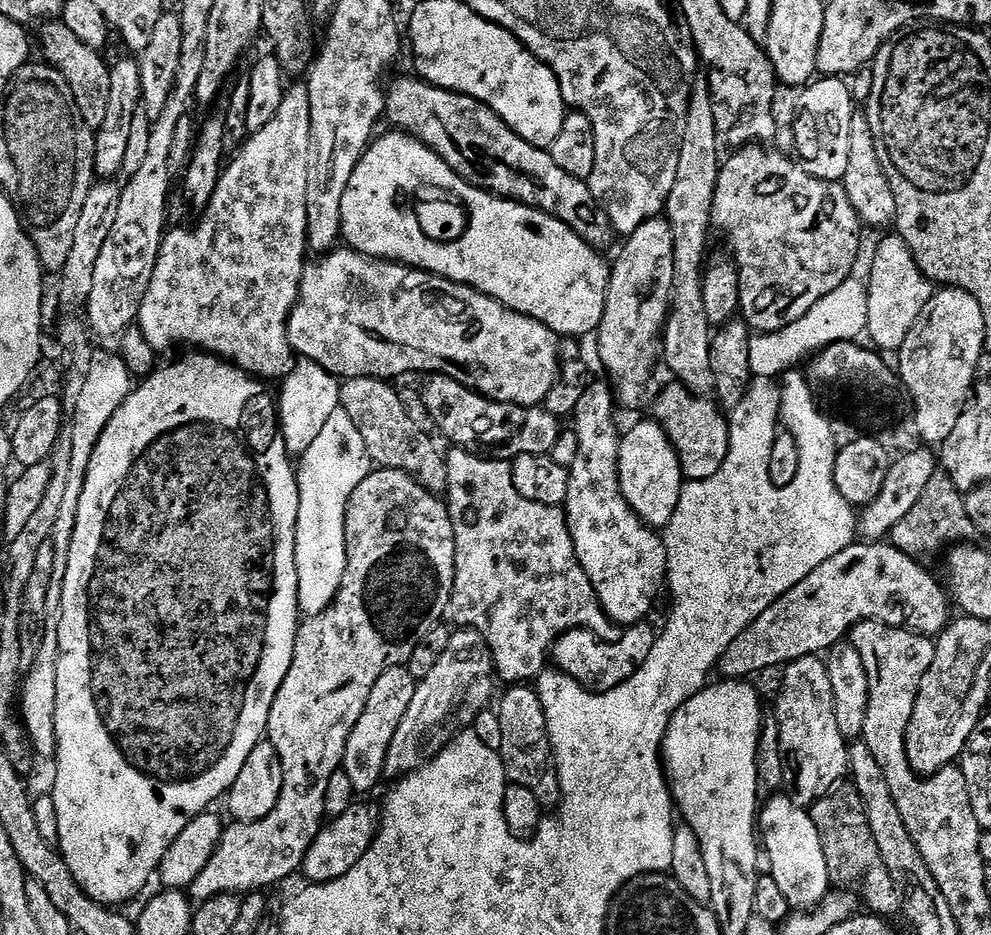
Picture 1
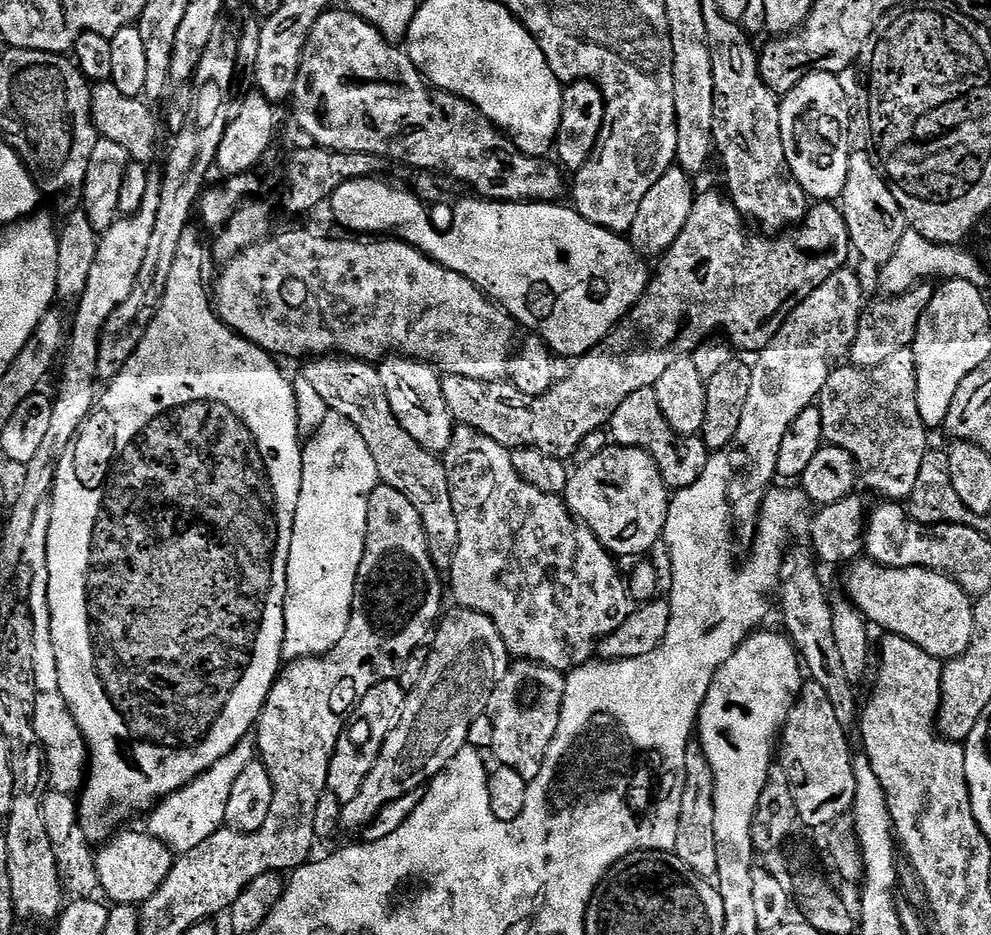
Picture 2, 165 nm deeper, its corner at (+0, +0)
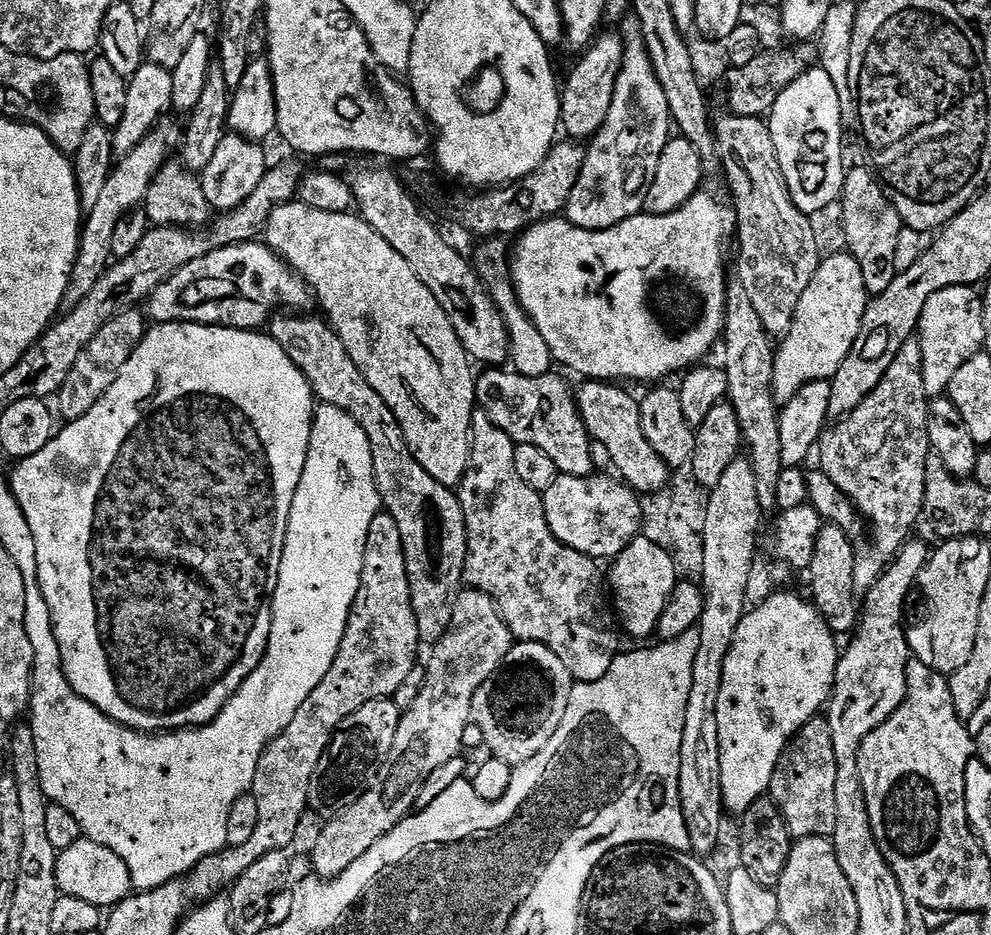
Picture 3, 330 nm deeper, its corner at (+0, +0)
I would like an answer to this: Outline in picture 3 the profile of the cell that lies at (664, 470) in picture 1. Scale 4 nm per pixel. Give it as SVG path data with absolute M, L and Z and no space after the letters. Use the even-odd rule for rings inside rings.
M608 474L590 476L557 475L555 482L542 493L546 522L568 548L578 550L597 562L608 562L642 532L642 500L627 484Z

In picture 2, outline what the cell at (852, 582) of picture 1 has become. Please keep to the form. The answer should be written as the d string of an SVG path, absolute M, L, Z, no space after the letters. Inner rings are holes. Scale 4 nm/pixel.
M867 558L857 559L847 572L848 581L844 584L845 590L848 591L847 599L860 611L869 625L876 627L877 624L878 627L885 628L885 633L914 642L914 646L926 650L926 654L941 662L955 660L970 646L974 627L974 600L949 576L931 572L928 568L884 568Z

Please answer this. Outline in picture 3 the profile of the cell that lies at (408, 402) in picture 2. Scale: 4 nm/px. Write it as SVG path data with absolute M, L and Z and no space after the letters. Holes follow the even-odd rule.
M299 202L280 204L268 219L266 243L297 276L301 276L308 283L318 304L320 300L320 308L325 312L323 315L326 317L327 323L331 324L332 329L338 334L338 338L342 338L342 346L346 346L346 354L350 354L350 358L354 358L354 366L358 366L358 370L366 378L366 382L370 382L372 389L380 395L382 402L386 402L386 406L390 406L394 418L398 418L408 448L422 466L422 470L426 470L426 474L430 474L430 478L442 482L442 486L455 489L461 478L464 477L464 472L468 468L468 458L472 454L472 414L478 408L476 376L474 371L472 372L473 361L462 346L458 334L454 334L454 326L450 326L450 318L446 318L446 310L442 310L442 306L438 306L438 298L434 298L434 294L430 294L430 290L426 290L422 278L418 278L418 274L414 274L414 270L410 270L410 262L406 262L406 258L402 258L402 254L398 254L398 250L394 250L394 246L390 246L390 242L386 242L386 238L382 238L382 234L378 234L363 218L351 211L330 214L326 210L314 210Z

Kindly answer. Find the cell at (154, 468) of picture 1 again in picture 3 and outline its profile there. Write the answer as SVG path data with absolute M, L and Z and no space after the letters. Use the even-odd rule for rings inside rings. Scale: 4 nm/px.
M181 322L181 323L178 323L178 324L156 324L156 325L155 325L155 326L152 326L152 327L149 327L149 328L148 328L148 329L147 329L147 331L145 331L145 334L144 334L144 337L143 337L143 338L142 338L142 342L141 342L141 343L140 343L140 345L139 345L139 346L137 346L137 347L136 347L136 349L135 349L135 350L134 350L134 354L130 354L130 358L129 358L129 359L128 359L128 361L127 361L127 362L126 362L126 366L122 366L122 370L121 370L121 371L120 371L120 376L119 376L119 378L118 378L118 379L116 379L116 381L115 381L115 382L114 382L114 386L110 386L110 390L106 390L106 394L105 394L105 395L104 395L104 396L103 396L103 397L102 397L102 399L100 399L100 400L99 400L99 401L98 401L98 403L97 403L97 404L95 404L95 405L94 405L94 406L90 406L90 410L86 410L86 414L82 414L82 418L78 418L78 419L77 419L77 420L73 420L73 421L71 421L71 422L68 422L68 423L65 423L65 424L64 424L64 425L63 425L63 427L61 427L61 428L60 428L60 429L59 429L59 431L57 431L57 432L56 432L56 433L55 433L55 435L53 435L53 437L52 437L52 440L51 440L51 441L50 441L50 442L46 442L46 446L42 446L42 450L38 450L38 454L30 454L30 455L29 455L29 456L25 456L25 457L23 457L23 459L21 459L21 460L20 460L20 461L19 461L19 463L17 463L17 464L20 464L20 465L18 465L18 466L17 466L17 468L16 468L16 469L14 469L14 470L13 470L13 472L10 472L10 483L11 483L11 485L12 485L12 498L13 498L13 499L14 499L14 500L16 500L16 501L17 501L17 502L18 502L18 506L19 506L19 507L20 507L20 509L21 509L21 510L22 510L22 514L23 514L23 515L24 515L24 517L25 517L25 518L26 518L26 522L27 522L27 523L28 523L28 525L29 525L29 526L30 526L30 534L34 534L34 550L35 550L35 551L36 551L36 561L37 561L37 562L38 562L38 582L39 582L39 583L40 583L40 589L41 589L41 590L42 590L42 594L43 594L43 595L44 595L44 597L45 597L45 598L46 598L46 606L50 606L50 618L51 618L51 619L52 619L52 629L53 629L53 630L54 630L54 634L55 634L55 635L56 635L56 641L57 641L57 642L58 642L58 646L59 646L59 647L60 647L60 657L61 657L61 658L62 658L62 666L63 666L63 667L64 667L64 676L65 676L65 677L66 677L66 679L68 679L68 681L69 681L69 682L70 682L70 686L71 686L71 687L72 687L72 689L74 689L74 690L75 690L75 692L77 692L77 693L78 693L78 694L79 694L79 695L80 695L80 696L81 696L81 697L82 697L82 698L86 698L86 702L90 702L90 703L91 703L91 704L93 704L93 705L94 705L94 706L98 706L98 710L102 710L102 711L103 711L103 712L104 712L104 713L106 713L106 715L107 715L107 716L109 716L109 717L110 717L110 718L111 718L111 719L112 719L112 720L116 720L116 721L117 721L117 722L119 722L119 724L125 724L125 726L126 726L126 727L127 727L127 728L135 728L135 729L136 729L136 731L138 731L138 732L147 732L147 733L149 733L149 734L159 734L159 733L162 733L162 732L167 732L167 731L169 731L169 730L179 730L179 729L181 729L181 728L199 728L199 727L200 727L200 725L201 725L201 724L210 724L210 723L212 723L212 719L213 719L213 718L214 718L214 717L216 717L216 716L217 716L217 714L218 714L218 713L220 713L220 712L221 712L221 711L222 711L222 710L223 710L223 709L224 709L224 707L225 707L225 706L226 706L226 702L227 702L227 701L228 701L228 699L230 699L230 698L231 698L231 697L232 697L232 696L233 696L233 695L234 695L234 694L235 694L235 692L236 692L236 691L237 691L237 690L238 690L238 689L240 689L240 687L241 687L241 686L242 686L242 682L243 682L243 681L244 681L244 680L245 680L245 679L246 679L246 678L250 678L250 674L251 674L251 673L252 673L252 672L253 672L253 671L254 671L254 670L255 670L255 669L256 669L256 668L257 668L257 666L259 666L259 665L260 665L260 663L261 663L261 662L262 662L262 658L263 658L263 657L264 657L264 652L265 652L265 651L266 651L266 650L267 650L267 648L268 648L268 639L269 639L269 638L270 638L270 626L271 626L271 625L272 625L272 599L273 599L273 598L274 598L274 590L275 590L275 589L276 589L276 587L277 587L277 586L278 586L278 570L279 570L279 569L280 569L280 563L281 563L281 562L282 562L282 554L283 554L283 553L284 553L284 543L285 543L285 542L286 542L286 534L287 534L287 533L288 533L288 519L289 519L289 518L290 518L290 506L291 506L291 505L292 505L292 503L293 503L293 502L294 502L294 494L295 494L295 493L296 493L296 491L297 491L297 490L298 490L298 482L299 482L299 481L300 481L300 479L301 479L301 478L302 478L302 470L303 470L303 469L304 469L304 467L305 467L305 466L306 466L306 458L307 458L307 457L308 457L308 447L309 447L309 446L310 446L310 434L311 434L311 433L312 433L312 414L313 414L313 412L315 412L315 411L316 411L316 405L317 405L317 401L316 401L316 400L315 400L315 399L314 399L314 397L313 397L313 394L312 394L312 387L311 387L311 386L310 386L310 382L309 382L309 381L308 381L308 380L307 380L307 378L306 378L306 377L305 377L305 376L304 376L304 375L303 375L303 374L302 374L302 370L301 370L301 369L300 369L300 368L299 368L299 367L298 367L298 366L294 366L294 362L290 362L290 354L286 354L286 350L282 350L282 346L281 346L281 345L280 345L280 343L278 343L278 341L277 341L277 340L274 340L274 339L272 339L272 337L271 337L271 335L268 335L268 334L265 334L265 333L264 333L264 332L263 332L263 331L260 331L260 330L245 330L245 329L243 329L243 328L226 328L226 327L223 327L223 326L221 326L221 325L218 325L218 324L193 324L193 323L191 323L191 322Z

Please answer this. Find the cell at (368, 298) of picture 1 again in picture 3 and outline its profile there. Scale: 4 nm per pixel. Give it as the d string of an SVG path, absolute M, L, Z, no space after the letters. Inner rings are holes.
M245 242L214 248L202 258L182 266L182 270L154 289L146 301L146 312L151 319L153 316L156 324L191 322L260 330L269 323L272 308L279 304L288 308L284 310L304 310L313 300L308 283L297 276L267 243Z

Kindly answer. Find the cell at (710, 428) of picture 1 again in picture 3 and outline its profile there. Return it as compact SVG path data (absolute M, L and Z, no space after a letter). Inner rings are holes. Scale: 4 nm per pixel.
M588 380L581 388L575 389L576 406L589 436L602 442L610 453L610 462L615 475L637 494L660 492L670 479L667 462L650 446L650 438L646 438L646 430L642 430L642 414L640 400L627 392L627 387L617 386L612 382Z

